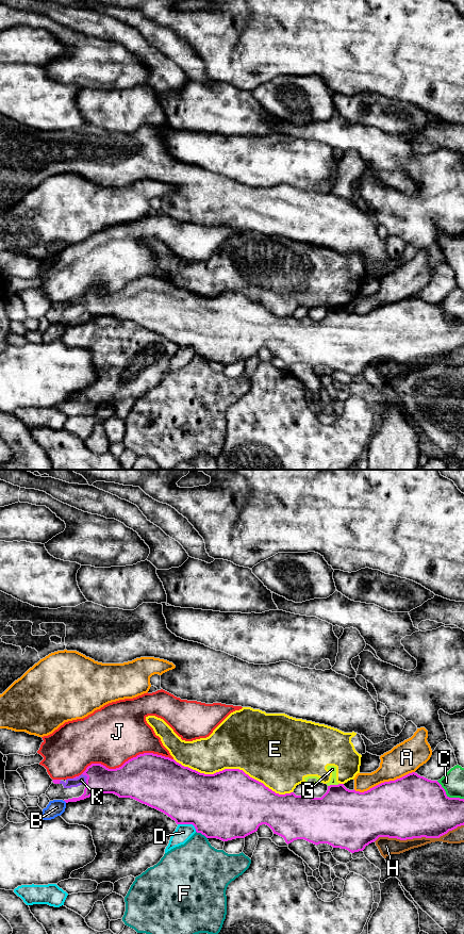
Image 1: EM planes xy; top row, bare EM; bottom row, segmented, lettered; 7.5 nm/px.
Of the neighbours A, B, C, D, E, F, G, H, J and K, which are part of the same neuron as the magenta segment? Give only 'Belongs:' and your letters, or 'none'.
Belongs: K

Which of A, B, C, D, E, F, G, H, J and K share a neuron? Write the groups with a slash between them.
A / B / C / D / E G / F / H / J / K

